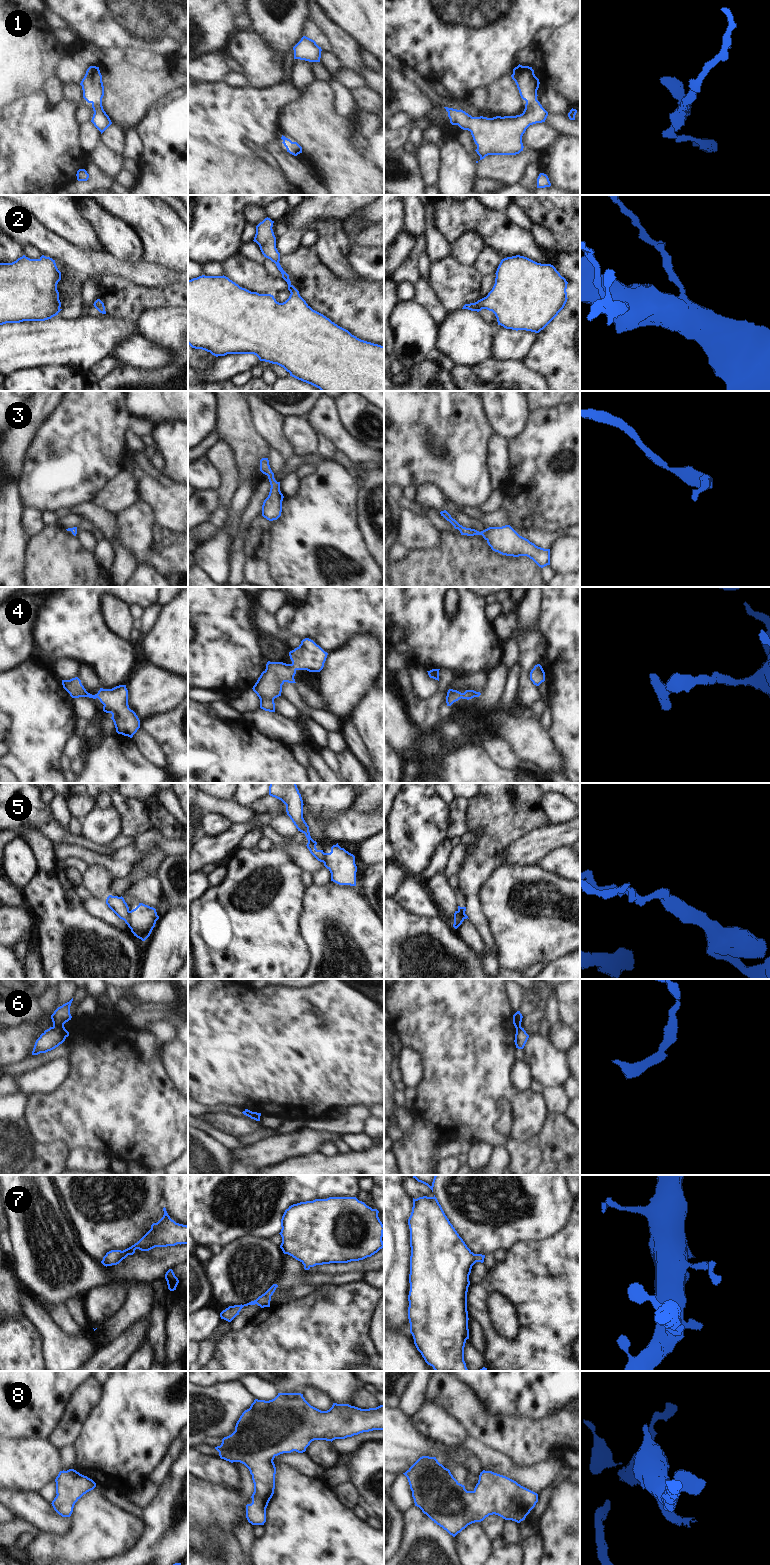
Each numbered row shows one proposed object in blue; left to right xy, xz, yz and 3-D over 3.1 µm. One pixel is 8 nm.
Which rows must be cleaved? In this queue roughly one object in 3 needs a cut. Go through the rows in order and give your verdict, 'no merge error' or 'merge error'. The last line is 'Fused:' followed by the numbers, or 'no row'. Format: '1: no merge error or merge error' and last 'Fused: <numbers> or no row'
1: no merge error
2: no merge error
3: no merge error
4: no merge error
5: merge error
6: merge error
7: no merge error
8: no merge error
Fused: 5, 6

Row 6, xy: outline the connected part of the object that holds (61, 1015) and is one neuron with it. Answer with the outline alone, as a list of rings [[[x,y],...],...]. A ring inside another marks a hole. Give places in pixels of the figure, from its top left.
[[[73,998],[69,1002],[58,1007],[51,1015],[53,1027],[63,1026],[66,1022],[71,1020],[72,1016],[70,1014],[70,1006],[72,1001]]]

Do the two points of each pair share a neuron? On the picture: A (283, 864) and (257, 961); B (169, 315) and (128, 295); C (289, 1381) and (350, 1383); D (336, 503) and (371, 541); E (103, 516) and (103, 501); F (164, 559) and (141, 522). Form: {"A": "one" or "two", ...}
{"A": "one", "B": "two", "C": "one", "D": "two", "E": "two", "F": "one"}

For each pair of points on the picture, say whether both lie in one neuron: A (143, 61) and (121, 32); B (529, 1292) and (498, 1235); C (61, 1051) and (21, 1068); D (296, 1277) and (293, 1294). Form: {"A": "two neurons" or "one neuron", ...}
{"A": "two neurons", "B": "two neurons", "C": "one neuron", "D": "two neurons"}

